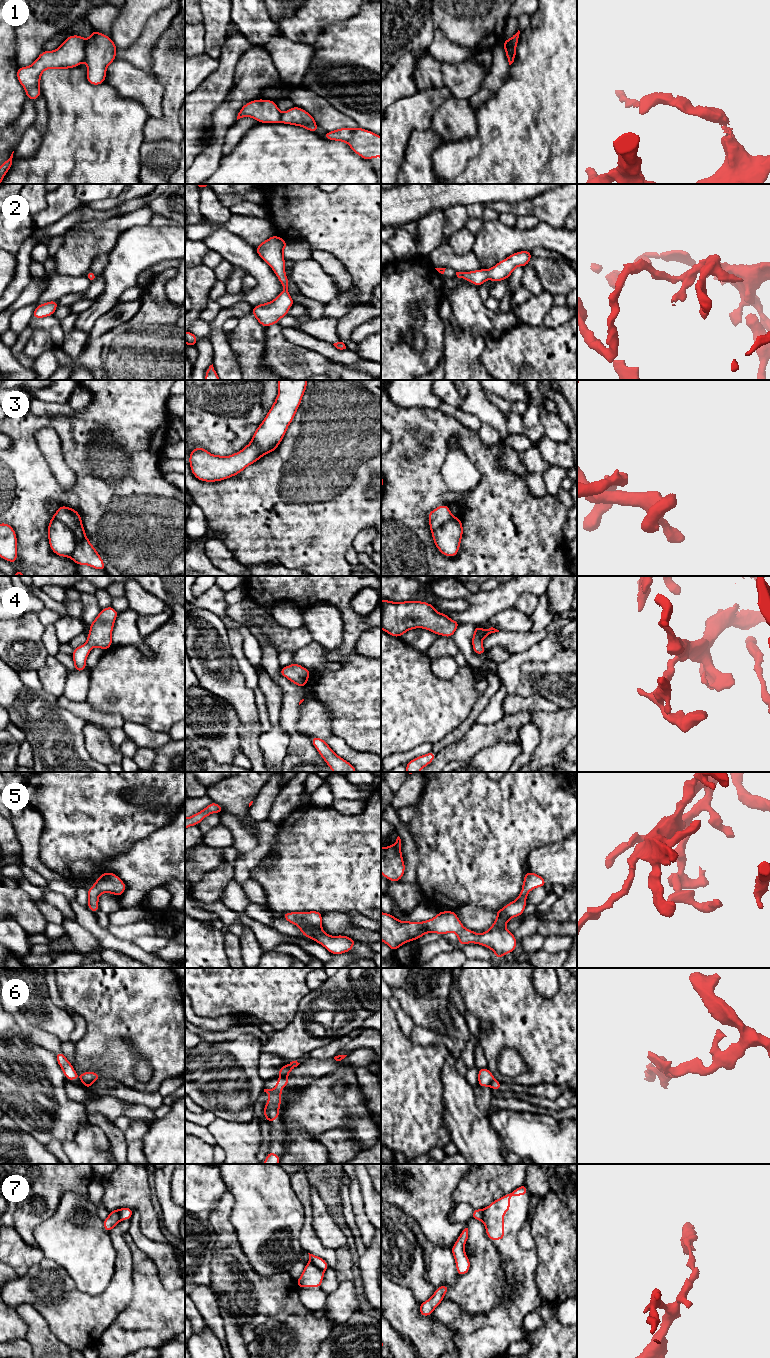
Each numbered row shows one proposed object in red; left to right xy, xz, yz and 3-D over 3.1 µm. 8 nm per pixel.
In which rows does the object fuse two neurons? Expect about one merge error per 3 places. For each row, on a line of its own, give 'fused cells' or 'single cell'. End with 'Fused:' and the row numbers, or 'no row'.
1: fused cells
2: single cell
3: fused cells
4: single cell
5: single cell
6: fused cells
7: fused cells
Fused: 1, 3, 6, 7

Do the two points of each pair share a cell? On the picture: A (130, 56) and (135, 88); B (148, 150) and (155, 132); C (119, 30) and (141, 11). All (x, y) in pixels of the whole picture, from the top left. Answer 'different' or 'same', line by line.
A: different
B: different
C: same

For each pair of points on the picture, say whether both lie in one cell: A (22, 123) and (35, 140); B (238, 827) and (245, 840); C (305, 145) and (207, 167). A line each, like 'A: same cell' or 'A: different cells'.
A: different cells
B: same cell
C: different cells

